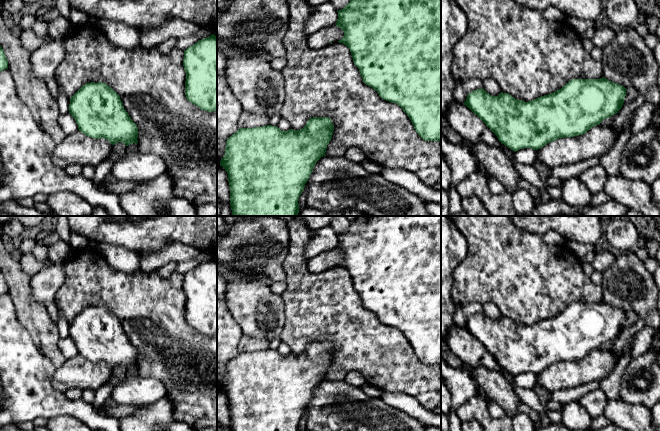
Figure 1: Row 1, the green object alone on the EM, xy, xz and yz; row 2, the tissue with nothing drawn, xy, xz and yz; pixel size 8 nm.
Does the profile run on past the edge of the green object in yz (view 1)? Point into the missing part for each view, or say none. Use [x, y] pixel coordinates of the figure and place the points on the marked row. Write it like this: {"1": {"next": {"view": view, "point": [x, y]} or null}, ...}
{"1": {"next": null}}

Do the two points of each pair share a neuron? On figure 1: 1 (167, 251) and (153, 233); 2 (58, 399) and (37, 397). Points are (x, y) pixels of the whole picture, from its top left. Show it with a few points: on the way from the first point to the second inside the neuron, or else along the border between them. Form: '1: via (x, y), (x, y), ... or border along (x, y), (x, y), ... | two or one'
1: border along (187, 244), (172, 242), (158, 250), (141, 253) | two
2: via (53, 399), (42, 399) | one

